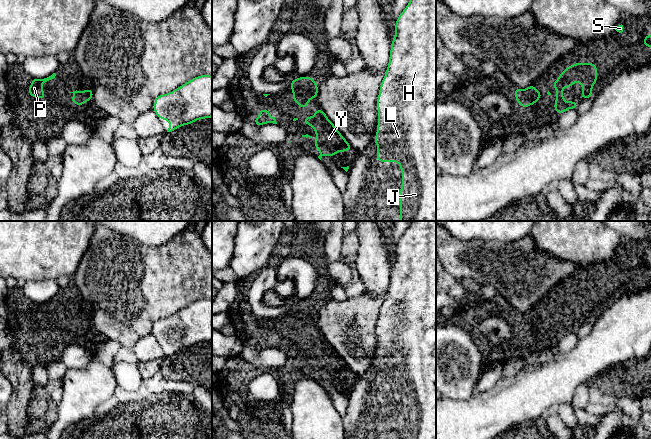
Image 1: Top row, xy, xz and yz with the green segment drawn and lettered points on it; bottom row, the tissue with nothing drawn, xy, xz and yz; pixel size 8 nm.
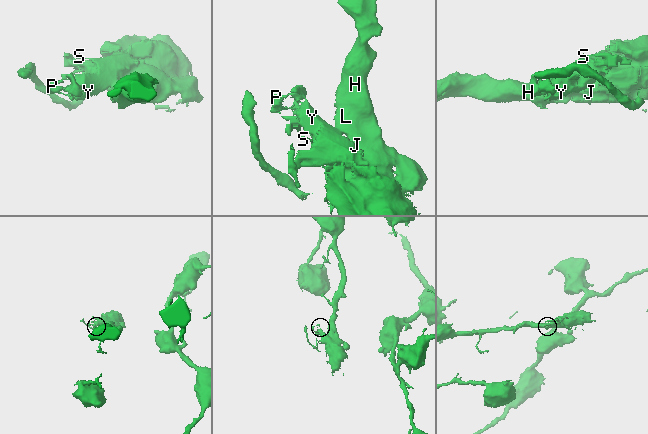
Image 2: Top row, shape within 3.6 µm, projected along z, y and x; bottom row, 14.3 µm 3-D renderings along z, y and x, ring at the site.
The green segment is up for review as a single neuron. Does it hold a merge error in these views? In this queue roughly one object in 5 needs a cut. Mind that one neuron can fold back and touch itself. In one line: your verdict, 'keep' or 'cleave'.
keep

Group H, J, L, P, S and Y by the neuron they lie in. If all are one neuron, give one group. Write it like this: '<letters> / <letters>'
H J L P S Y

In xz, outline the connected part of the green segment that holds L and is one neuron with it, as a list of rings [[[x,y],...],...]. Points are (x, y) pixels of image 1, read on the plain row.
[[[411,221],[406,232],[398,240],[395,248],[395,261],[391,266],[389,288],[380,308],[378,323],[377,358],[374,367],[378,369],[376,383],[378,386],[398,386],[402,396],[400,412],[400,439],[436,439],[436,221]]]

